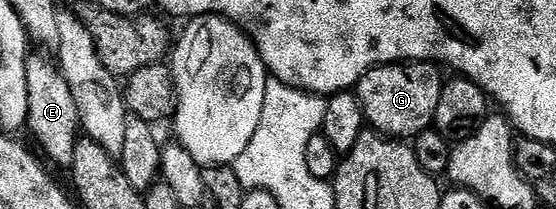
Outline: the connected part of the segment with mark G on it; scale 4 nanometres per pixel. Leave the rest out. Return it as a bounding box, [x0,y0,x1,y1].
[356,60,444,142]

